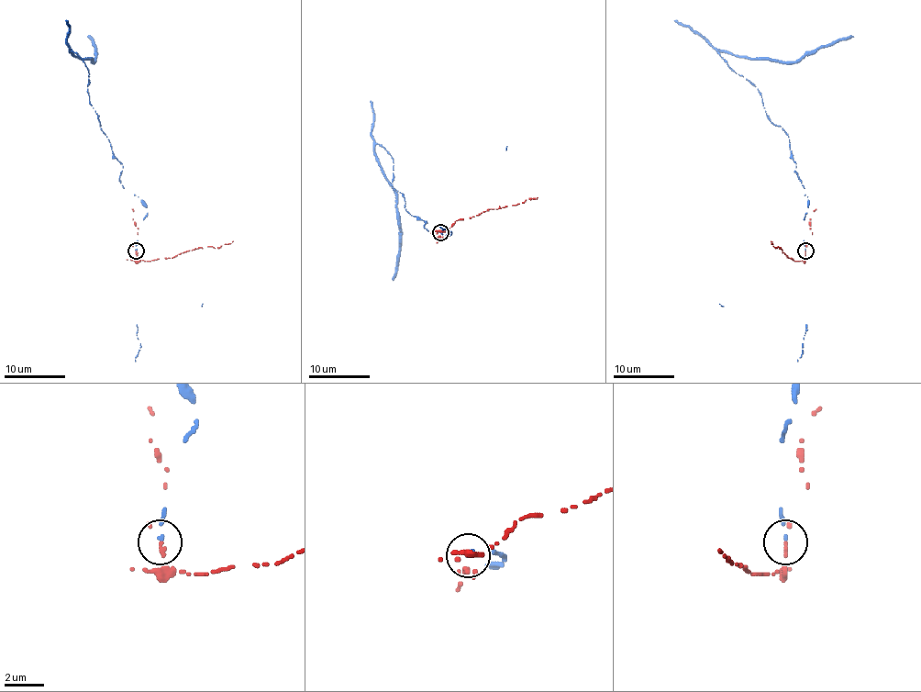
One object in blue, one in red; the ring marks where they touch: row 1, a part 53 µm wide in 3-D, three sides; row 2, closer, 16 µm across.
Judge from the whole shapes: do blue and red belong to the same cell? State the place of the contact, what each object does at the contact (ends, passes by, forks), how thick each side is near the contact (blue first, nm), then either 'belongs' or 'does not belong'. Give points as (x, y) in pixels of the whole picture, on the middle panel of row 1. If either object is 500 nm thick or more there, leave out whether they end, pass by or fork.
(440, 232) | blue ends | red ends | 140/190 nm | does not belong

